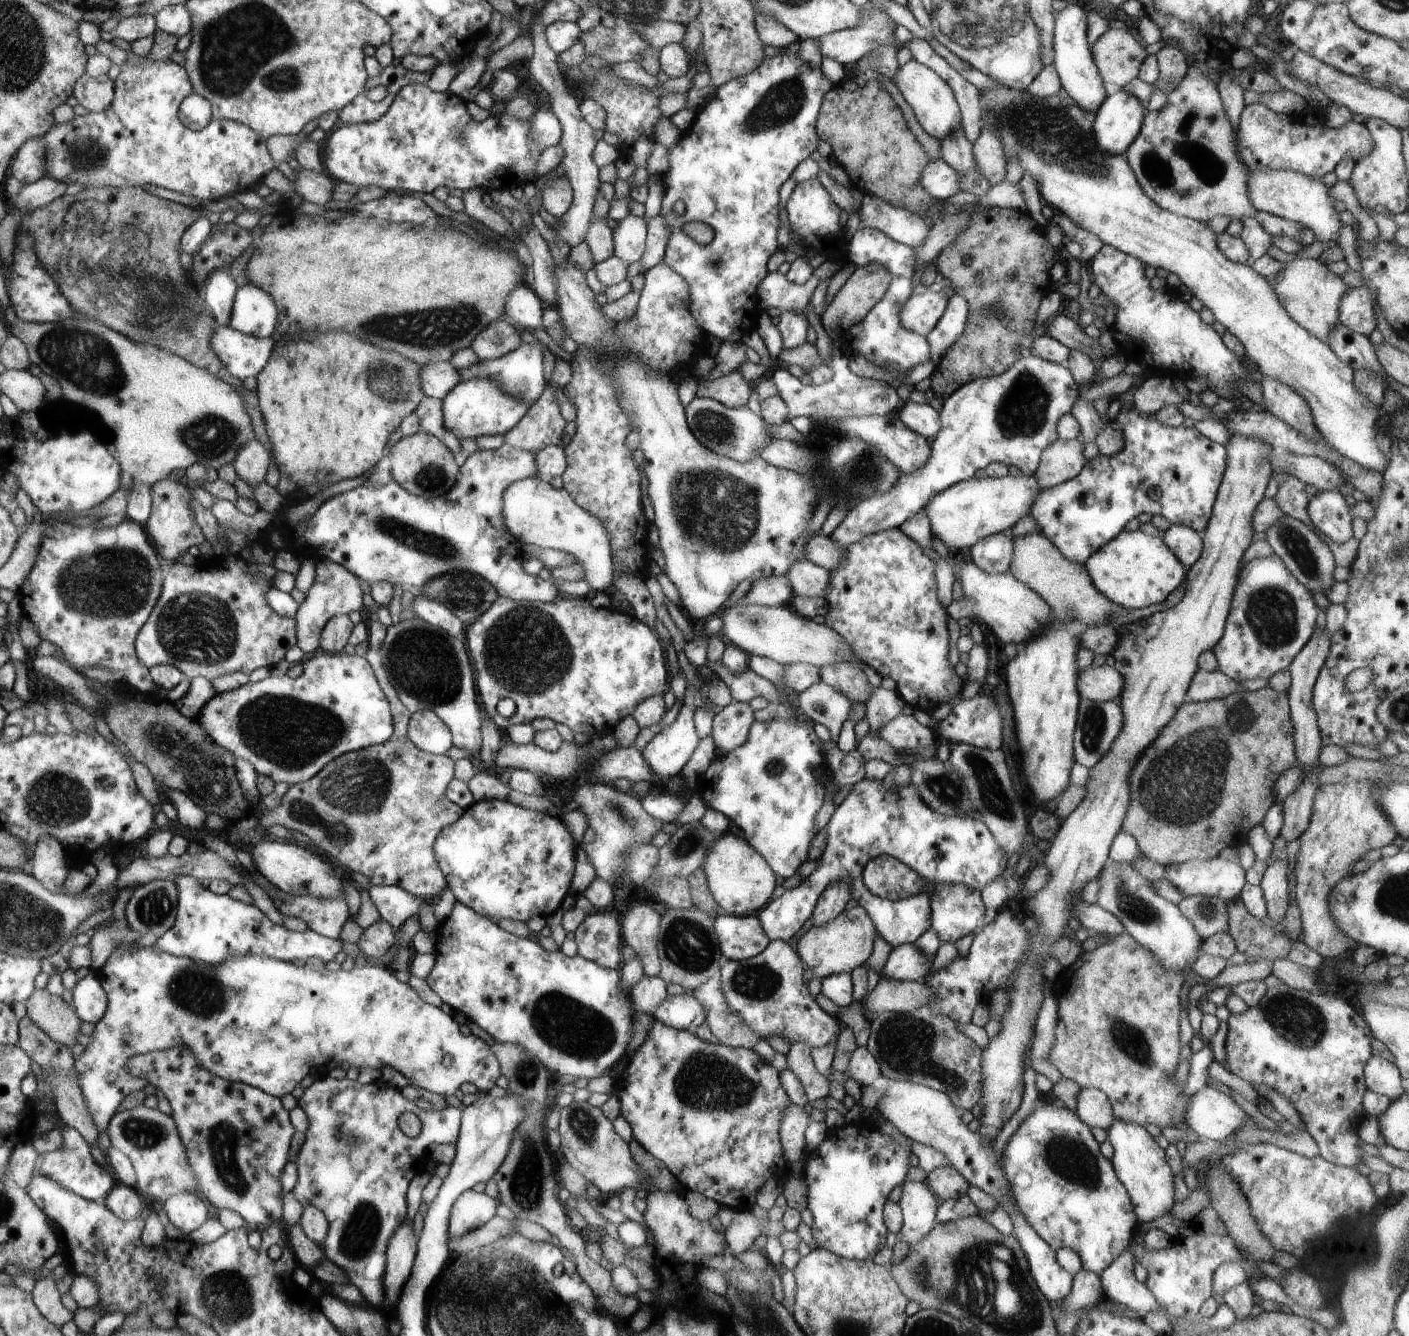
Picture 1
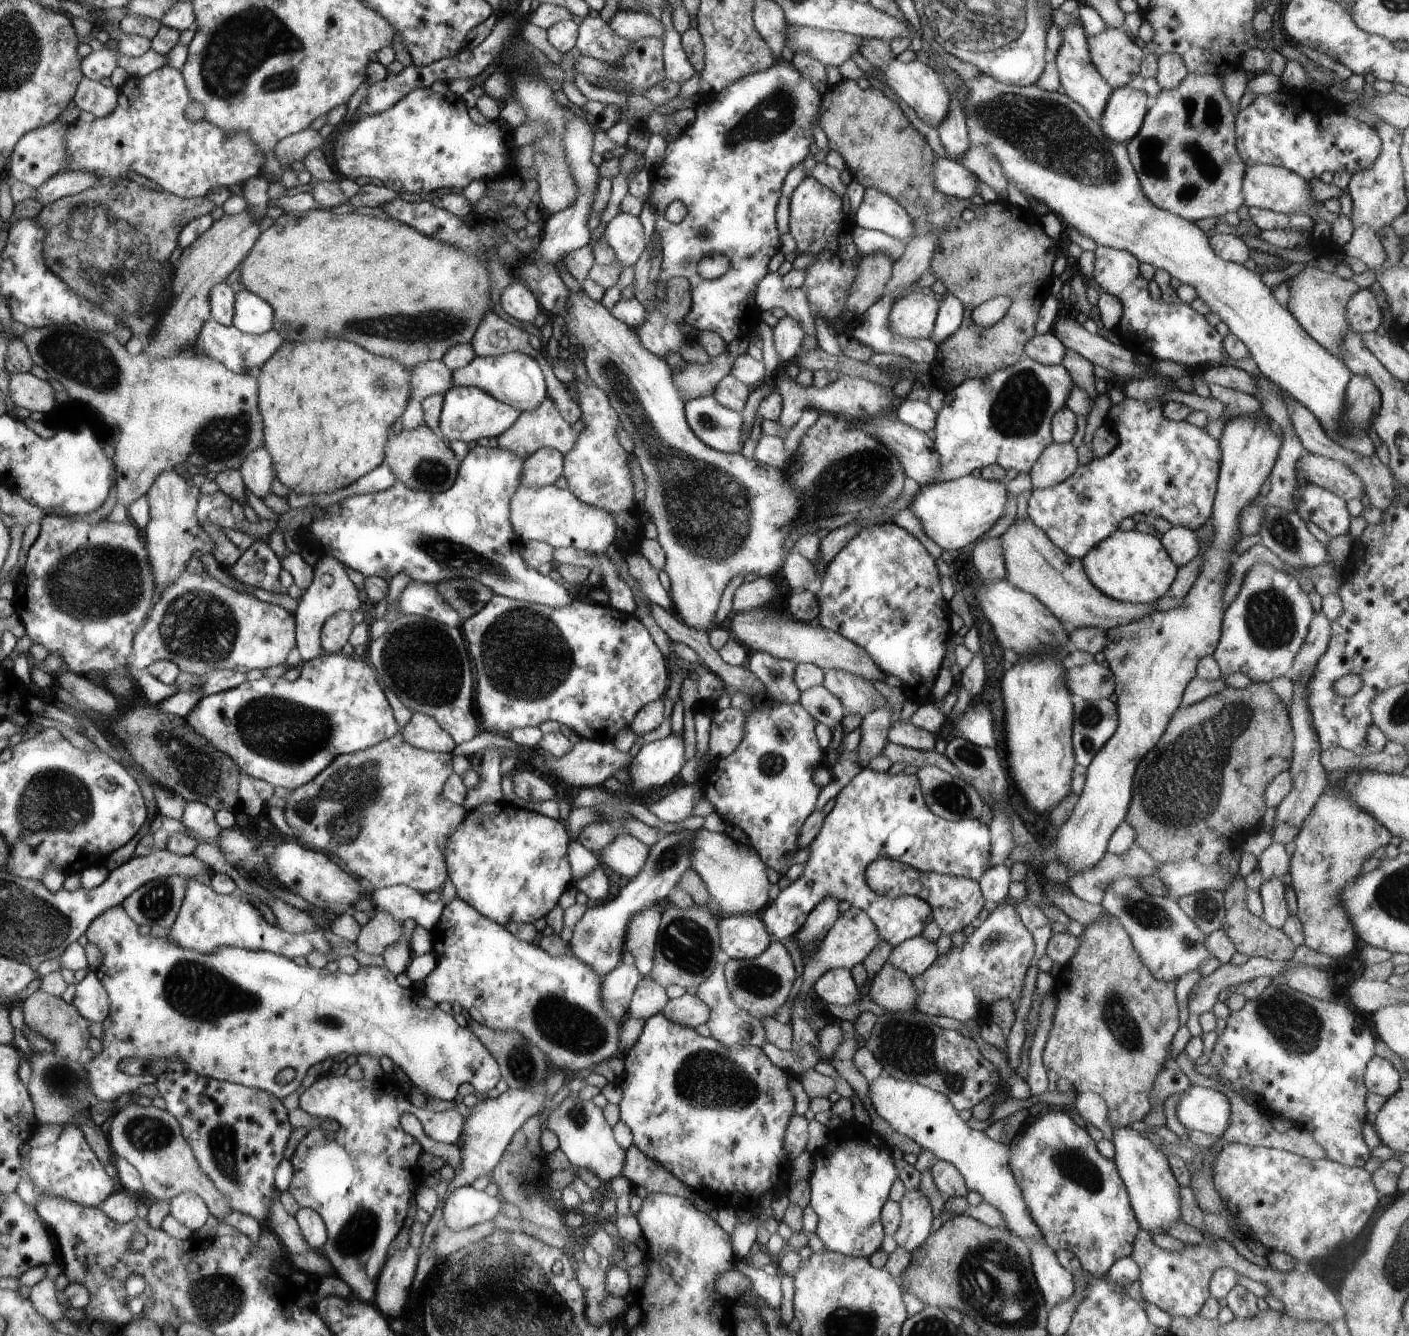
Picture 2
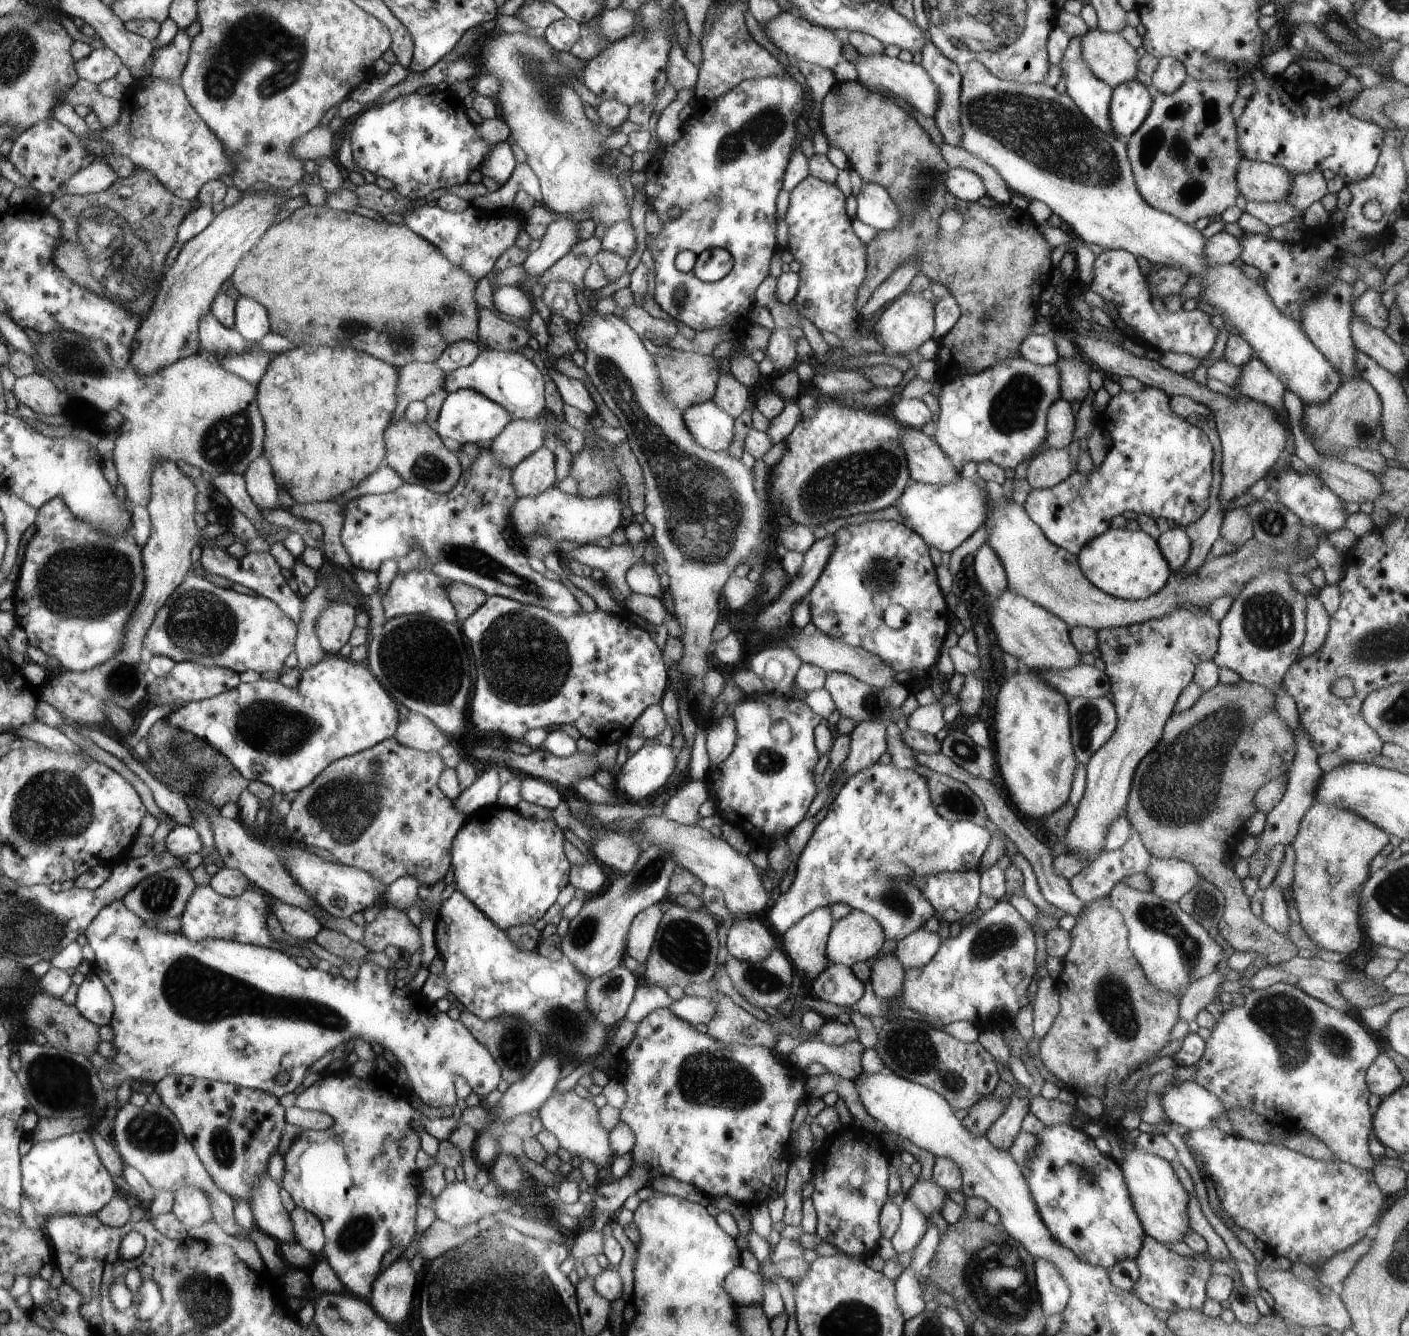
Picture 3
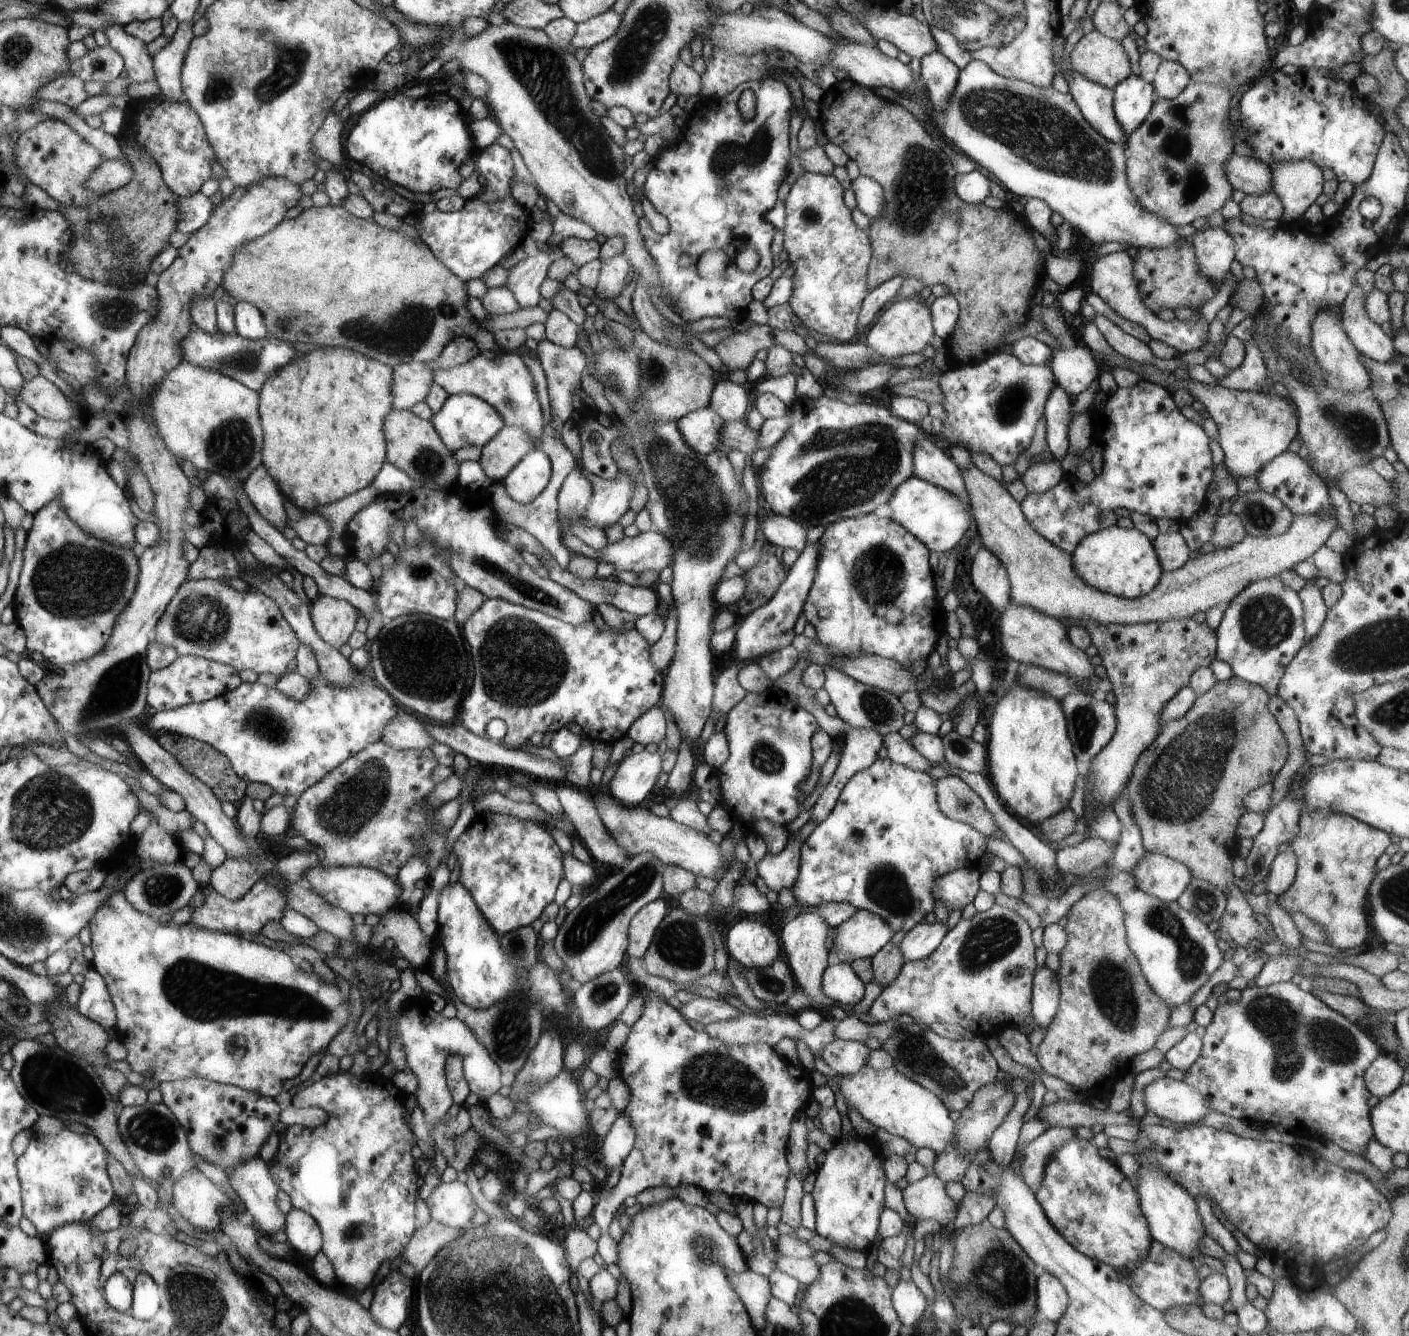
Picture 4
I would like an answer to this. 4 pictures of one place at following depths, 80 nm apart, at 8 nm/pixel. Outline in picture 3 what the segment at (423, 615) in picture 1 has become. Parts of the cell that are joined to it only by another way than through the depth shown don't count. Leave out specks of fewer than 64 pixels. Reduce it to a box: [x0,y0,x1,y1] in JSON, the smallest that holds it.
[382,568,458,623]

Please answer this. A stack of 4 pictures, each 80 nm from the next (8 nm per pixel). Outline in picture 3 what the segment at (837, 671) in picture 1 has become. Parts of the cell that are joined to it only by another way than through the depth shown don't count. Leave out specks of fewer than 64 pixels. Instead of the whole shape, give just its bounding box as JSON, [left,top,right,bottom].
[823,671,901,726]

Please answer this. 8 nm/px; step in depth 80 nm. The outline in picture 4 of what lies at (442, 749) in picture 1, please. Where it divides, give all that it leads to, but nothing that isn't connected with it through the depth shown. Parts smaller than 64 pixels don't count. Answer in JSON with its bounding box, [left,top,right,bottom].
[381,710,436,750]

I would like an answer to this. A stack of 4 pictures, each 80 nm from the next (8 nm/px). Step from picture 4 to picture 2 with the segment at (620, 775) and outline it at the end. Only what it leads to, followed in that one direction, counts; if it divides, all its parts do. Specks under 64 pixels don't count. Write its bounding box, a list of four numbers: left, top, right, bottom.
[629,734,685,792]

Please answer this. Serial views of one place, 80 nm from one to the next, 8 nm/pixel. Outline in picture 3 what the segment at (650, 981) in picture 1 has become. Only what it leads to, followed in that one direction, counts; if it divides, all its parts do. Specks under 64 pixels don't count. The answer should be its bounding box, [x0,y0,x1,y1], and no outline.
[626,975,673,1023]

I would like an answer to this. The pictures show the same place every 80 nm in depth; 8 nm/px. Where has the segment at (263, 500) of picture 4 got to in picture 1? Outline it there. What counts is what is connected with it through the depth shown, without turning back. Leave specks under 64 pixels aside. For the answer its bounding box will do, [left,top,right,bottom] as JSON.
[231,440,273,487]

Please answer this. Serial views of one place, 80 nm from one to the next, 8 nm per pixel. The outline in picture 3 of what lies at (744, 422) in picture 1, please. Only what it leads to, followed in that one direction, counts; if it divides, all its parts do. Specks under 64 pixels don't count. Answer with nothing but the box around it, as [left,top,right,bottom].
[683,400,736,451]

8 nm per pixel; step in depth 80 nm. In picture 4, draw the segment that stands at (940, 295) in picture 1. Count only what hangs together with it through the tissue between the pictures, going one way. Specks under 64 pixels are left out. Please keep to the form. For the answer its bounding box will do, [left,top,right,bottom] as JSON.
[866,297,935,358]

